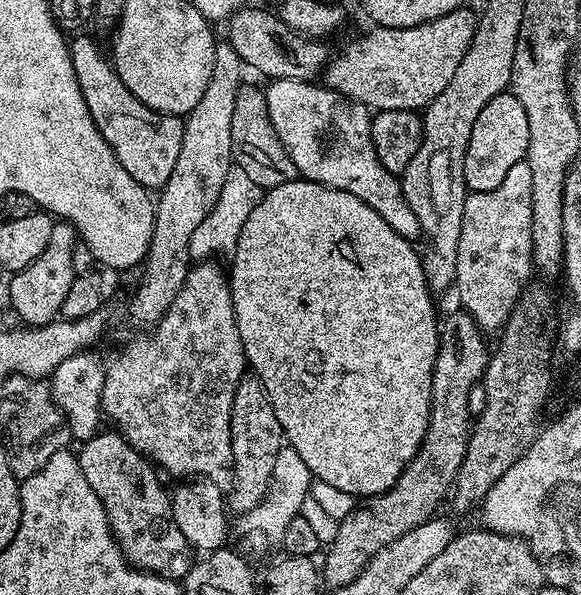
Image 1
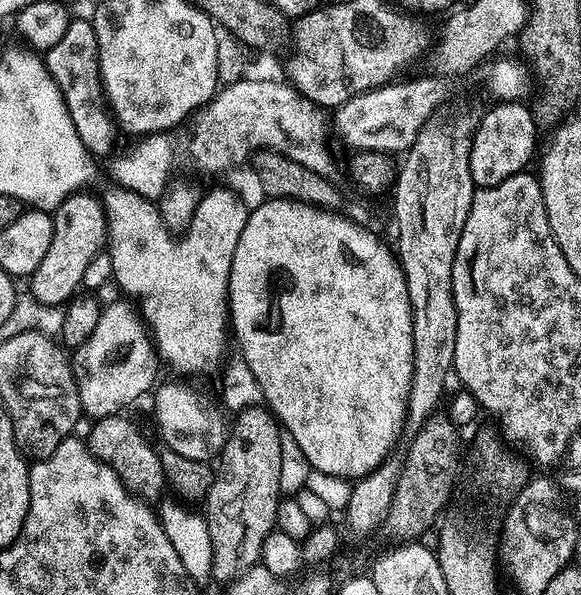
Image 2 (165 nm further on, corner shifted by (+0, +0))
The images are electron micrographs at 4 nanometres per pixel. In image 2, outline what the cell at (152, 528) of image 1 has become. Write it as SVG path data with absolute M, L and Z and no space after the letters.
M127 415L101 416L95 421L96 424L86 435L88 449L94 453L103 464L110 466L114 474L128 488L128 491L139 496L145 502L156 502L165 495L164 486L166 479L160 461L160 453L152 444L136 429L132 420L127 420Z

